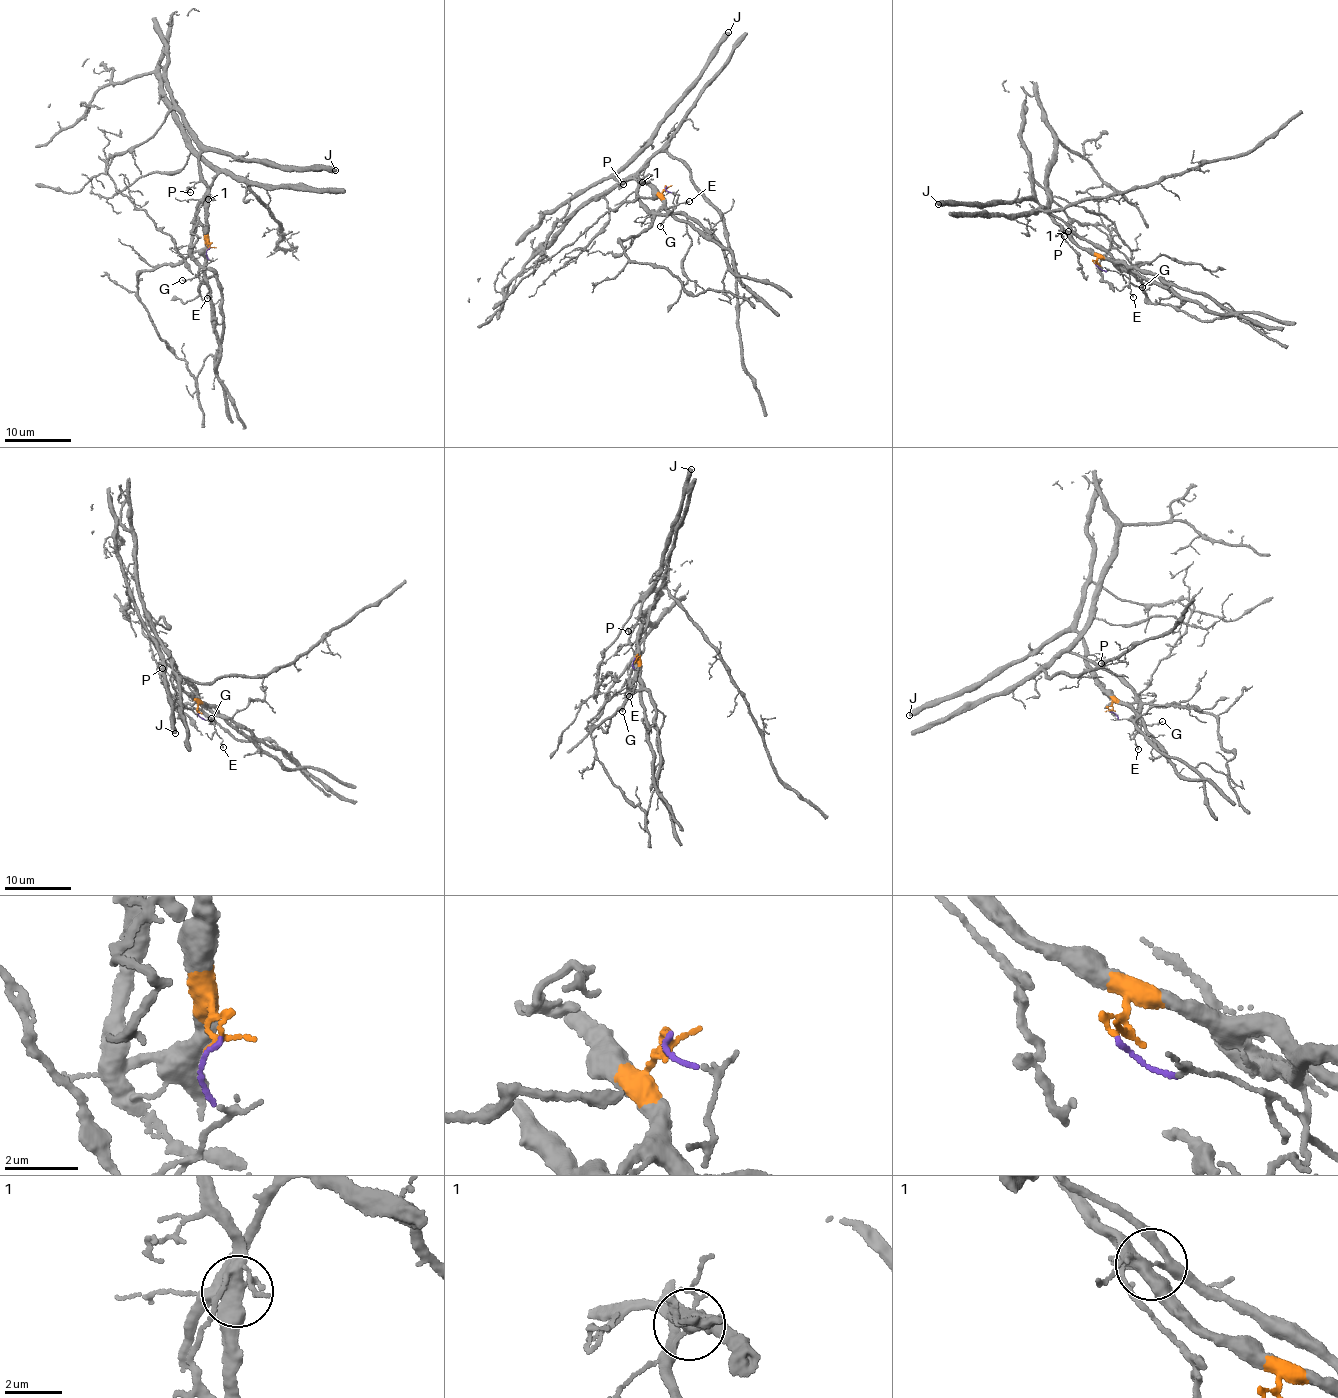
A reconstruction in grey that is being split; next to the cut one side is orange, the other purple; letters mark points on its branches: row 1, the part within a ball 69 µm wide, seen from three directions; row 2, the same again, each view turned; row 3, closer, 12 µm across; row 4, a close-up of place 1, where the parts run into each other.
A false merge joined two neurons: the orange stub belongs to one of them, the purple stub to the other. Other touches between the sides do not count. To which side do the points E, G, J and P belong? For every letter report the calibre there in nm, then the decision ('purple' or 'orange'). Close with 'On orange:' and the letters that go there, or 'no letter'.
E: calibre 110 nm; purple
G: calibre 140 nm; purple
J: calibre 500 nm; orange
P: calibre 140 nm; orange
On orange: J, P

